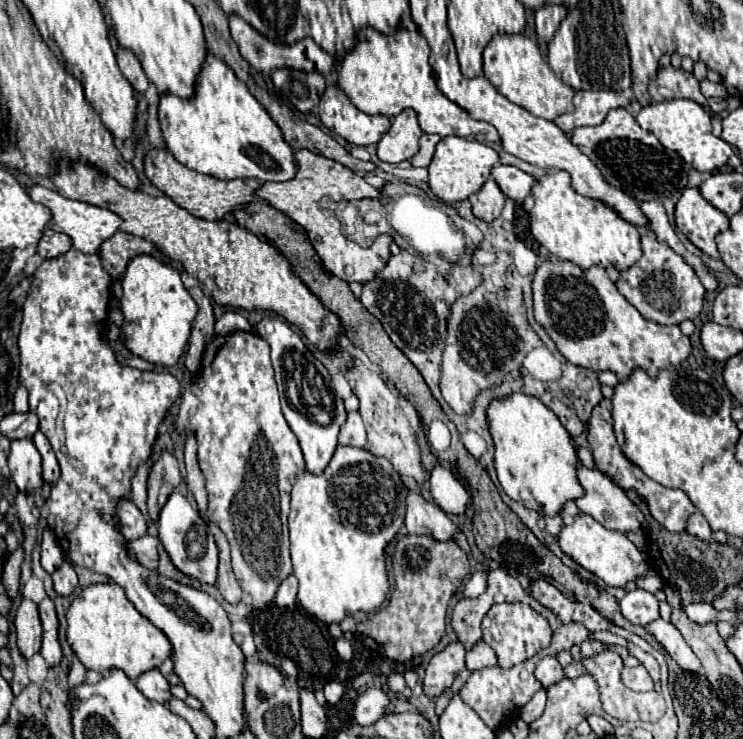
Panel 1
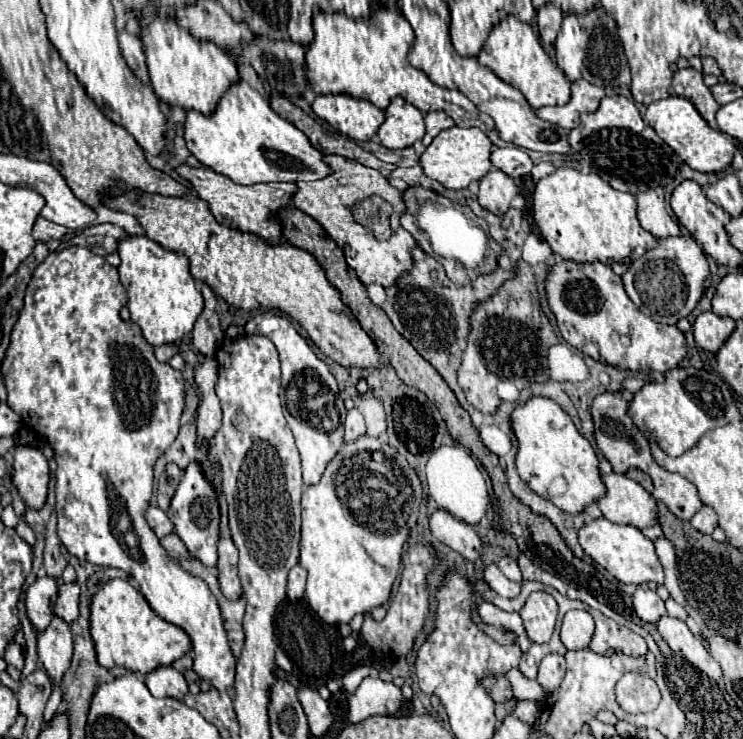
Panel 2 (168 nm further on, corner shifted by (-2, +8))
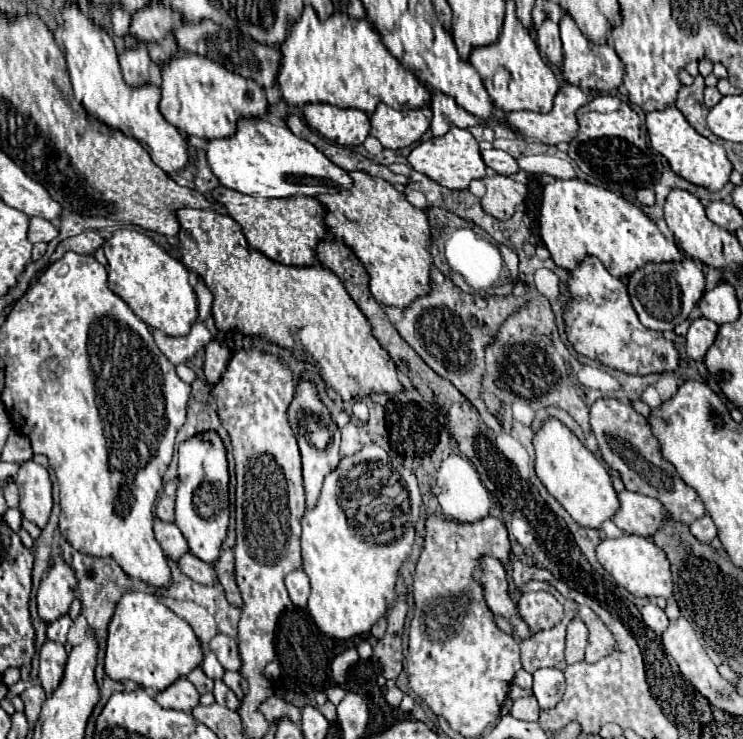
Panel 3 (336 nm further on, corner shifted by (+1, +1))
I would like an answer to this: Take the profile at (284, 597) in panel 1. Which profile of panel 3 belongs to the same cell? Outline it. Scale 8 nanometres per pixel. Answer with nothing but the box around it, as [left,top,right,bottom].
[286,569,310,607]

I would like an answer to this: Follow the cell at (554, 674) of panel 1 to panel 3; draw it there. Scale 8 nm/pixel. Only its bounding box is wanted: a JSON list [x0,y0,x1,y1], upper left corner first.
[534,667,564,709]

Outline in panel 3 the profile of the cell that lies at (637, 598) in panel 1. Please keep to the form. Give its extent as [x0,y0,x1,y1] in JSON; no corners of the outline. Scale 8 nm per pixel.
[640,603,668,633]

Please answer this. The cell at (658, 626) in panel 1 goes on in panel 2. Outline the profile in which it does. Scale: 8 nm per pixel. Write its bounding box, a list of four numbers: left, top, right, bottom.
[657,616,723,680]

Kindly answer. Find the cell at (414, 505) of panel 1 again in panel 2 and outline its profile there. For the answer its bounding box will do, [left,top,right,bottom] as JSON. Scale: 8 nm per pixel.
[429,510,483,562]

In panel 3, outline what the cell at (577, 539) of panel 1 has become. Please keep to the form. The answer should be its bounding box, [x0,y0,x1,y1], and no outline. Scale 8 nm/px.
[596,535,672,597]

